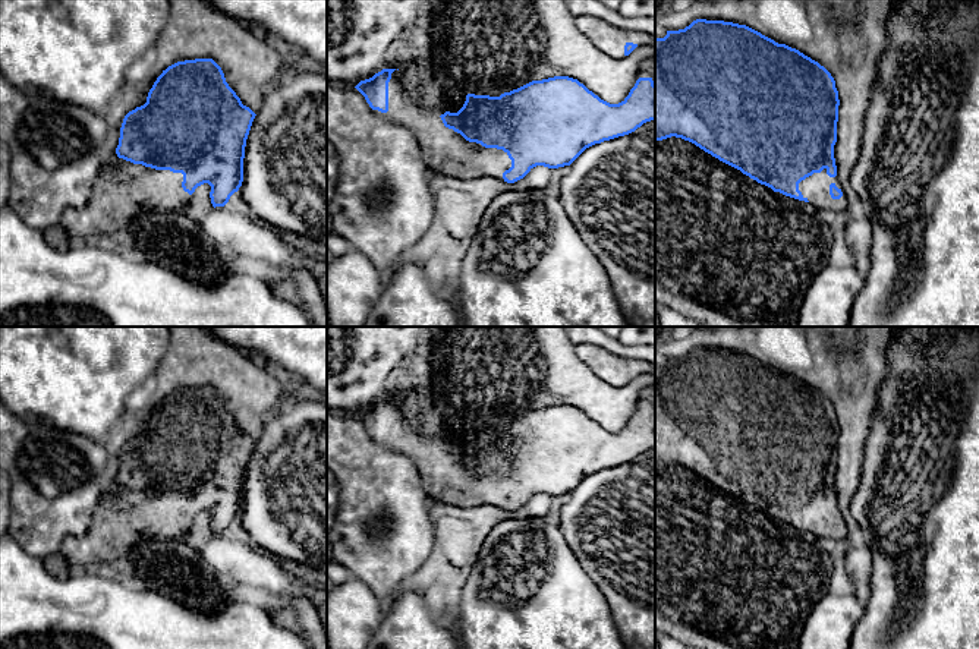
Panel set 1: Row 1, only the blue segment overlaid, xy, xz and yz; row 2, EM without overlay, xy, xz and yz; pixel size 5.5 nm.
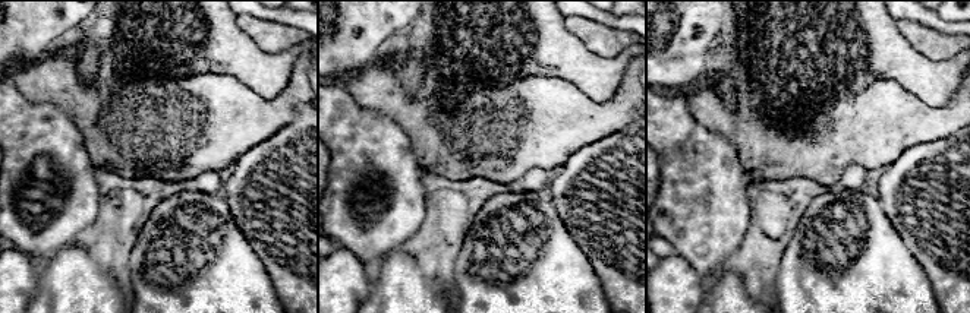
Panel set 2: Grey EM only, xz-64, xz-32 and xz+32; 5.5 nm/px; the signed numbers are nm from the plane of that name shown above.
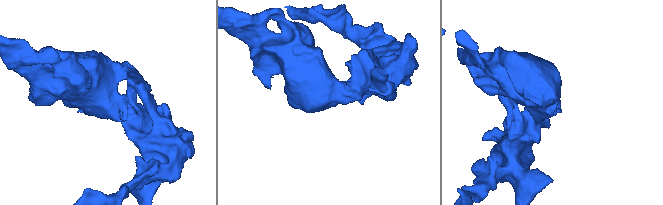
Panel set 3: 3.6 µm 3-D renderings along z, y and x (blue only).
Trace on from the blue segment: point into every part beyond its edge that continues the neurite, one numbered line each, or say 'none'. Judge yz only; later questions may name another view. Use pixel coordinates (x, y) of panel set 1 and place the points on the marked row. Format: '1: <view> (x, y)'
1: yz (815, 188)

